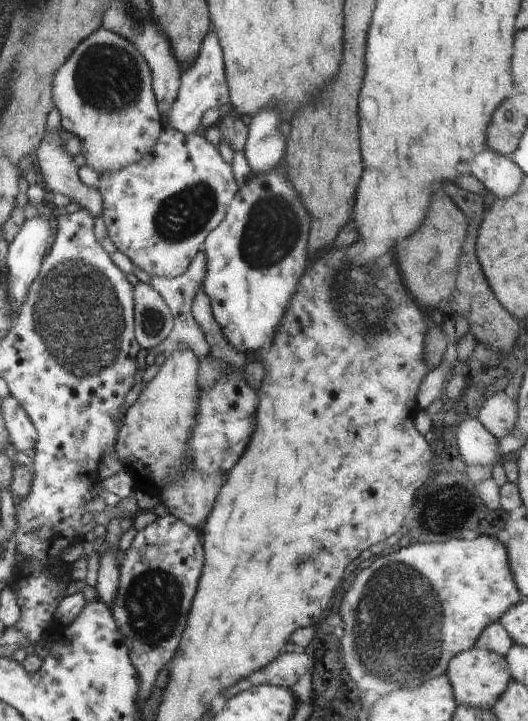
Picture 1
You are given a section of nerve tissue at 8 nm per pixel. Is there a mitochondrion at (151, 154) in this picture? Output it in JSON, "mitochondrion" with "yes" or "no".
{"mitochondrion":"no"}

